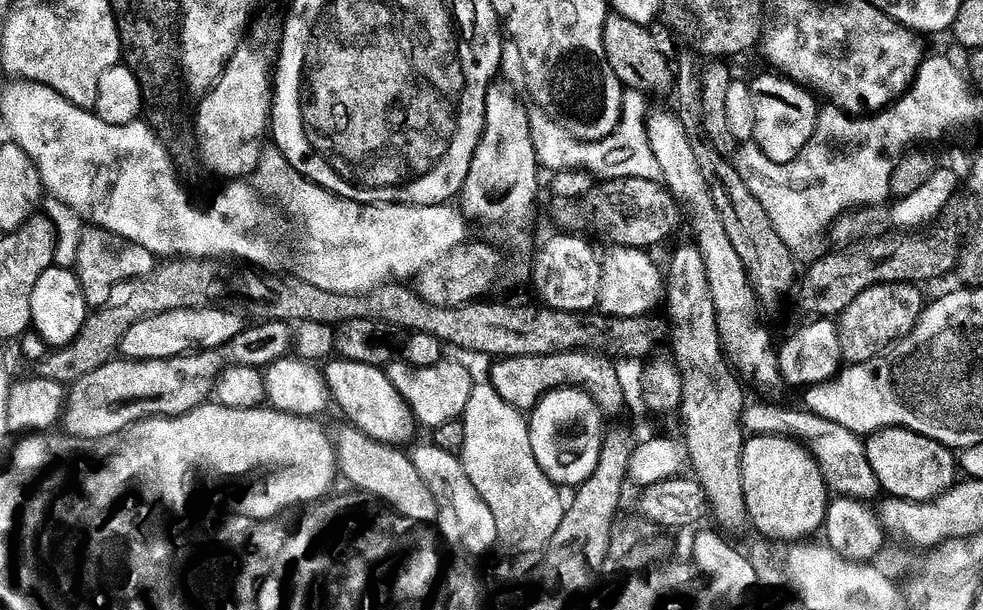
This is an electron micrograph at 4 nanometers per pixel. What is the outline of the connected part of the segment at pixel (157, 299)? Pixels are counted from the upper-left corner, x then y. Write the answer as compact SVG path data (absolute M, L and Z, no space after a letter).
M170 258L159 264L162 265L153 271L151 269L146 275L116 288L115 300L108 307L97 309L87 316L71 343L47 353L42 360L42 376L65 386L71 385L110 361L114 351L119 349L122 338L136 322L170 310L213 307L224 301L222 299L228 294L240 293L240 288L236 287L236 276L204 276L205 265L196 259Z

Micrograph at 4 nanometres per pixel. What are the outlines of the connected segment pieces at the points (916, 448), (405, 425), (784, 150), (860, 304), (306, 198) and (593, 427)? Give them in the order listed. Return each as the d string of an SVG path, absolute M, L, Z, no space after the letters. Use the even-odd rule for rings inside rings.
M883 428L866 440L870 465L881 489L889 497L922 503L938 498L958 480L958 460L953 449L908 428Z
M332 358L323 365L322 371L335 407L340 407L348 419L345 421L351 427L362 430L362 434L383 444L404 446L418 431L417 420L383 367Z
M769 72L766 76L760 76L749 83L751 100L756 115L756 130L754 142L764 151L770 160L776 163L790 163L796 160L800 151L808 144L810 138L815 134L820 104L814 100L815 95L803 85L789 80L787 77Z
M879 284L862 290L838 317L842 354L849 365L879 360L911 334L926 307L916 284Z
M275 146L265 147L254 173L254 182L261 195L269 197L270 200L272 198L300 221L304 232L300 244L303 253L296 260L293 270L295 277L330 293L368 293L391 280L410 280L406 279L410 277L413 279L432 264L444 259L469 237L466 224L468 218L455 205L422 207L396 203L356 203L306 179L285 160L285 156Z
M556 388L540 397L530 413L528 426L533 457L547 479L569 490L579 488L590 479L594 470L598 470L602 454L606 431L604 420L605 413L601 412L592 395L580 388Z

